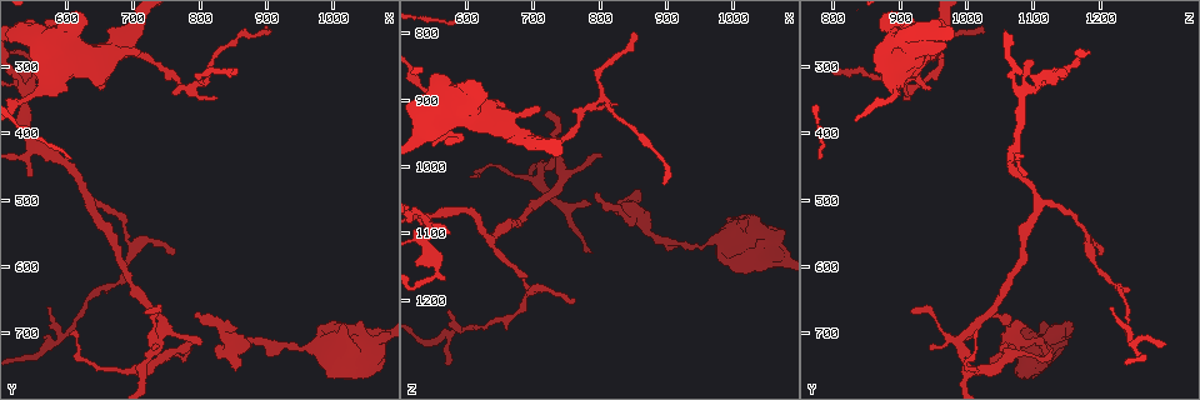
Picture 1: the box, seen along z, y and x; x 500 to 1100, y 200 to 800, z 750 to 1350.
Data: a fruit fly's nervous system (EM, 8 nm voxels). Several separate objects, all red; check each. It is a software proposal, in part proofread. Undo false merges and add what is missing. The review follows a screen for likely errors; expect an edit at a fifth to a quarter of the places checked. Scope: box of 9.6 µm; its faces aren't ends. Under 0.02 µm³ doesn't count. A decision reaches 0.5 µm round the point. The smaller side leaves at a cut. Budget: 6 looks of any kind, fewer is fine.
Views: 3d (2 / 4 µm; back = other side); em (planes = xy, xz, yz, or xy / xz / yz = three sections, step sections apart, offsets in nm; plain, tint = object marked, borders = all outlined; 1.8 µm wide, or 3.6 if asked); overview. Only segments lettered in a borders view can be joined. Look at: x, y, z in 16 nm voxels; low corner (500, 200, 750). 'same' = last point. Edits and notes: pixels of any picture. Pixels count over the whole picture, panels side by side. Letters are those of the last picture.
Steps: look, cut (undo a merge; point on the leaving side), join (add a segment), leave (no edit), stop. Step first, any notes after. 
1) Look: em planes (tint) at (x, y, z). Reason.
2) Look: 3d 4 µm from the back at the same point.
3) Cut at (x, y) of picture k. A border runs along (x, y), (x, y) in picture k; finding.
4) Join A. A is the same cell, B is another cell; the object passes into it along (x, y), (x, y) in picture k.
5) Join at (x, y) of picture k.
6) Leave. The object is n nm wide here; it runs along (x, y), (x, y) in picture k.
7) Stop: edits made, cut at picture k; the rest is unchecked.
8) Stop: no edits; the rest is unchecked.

Look: em planes (tint) at (545, 410, 1075). Three arms meet.

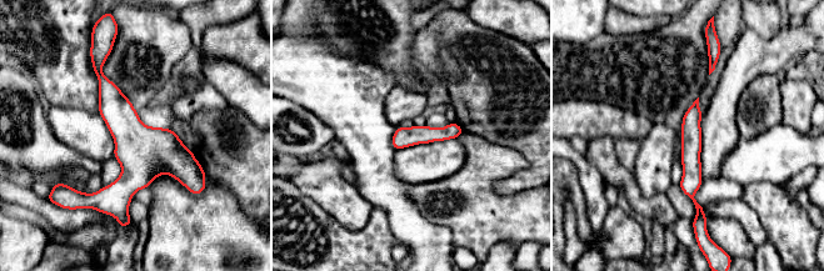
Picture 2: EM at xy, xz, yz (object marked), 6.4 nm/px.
Look: em planes (borders) at the same point.

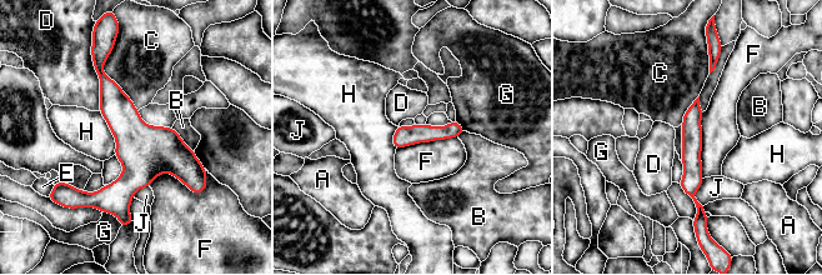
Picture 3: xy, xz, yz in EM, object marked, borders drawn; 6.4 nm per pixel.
Leave. The object is 130 nm wide here; A, B, C, D, E, F, G, H and J are other cells; it runs along (99, 69), (130, 131), (126, 210) in picture 3; all the same cell.

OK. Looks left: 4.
Look: em planes (tint) at (720, 670, 925). An open end.

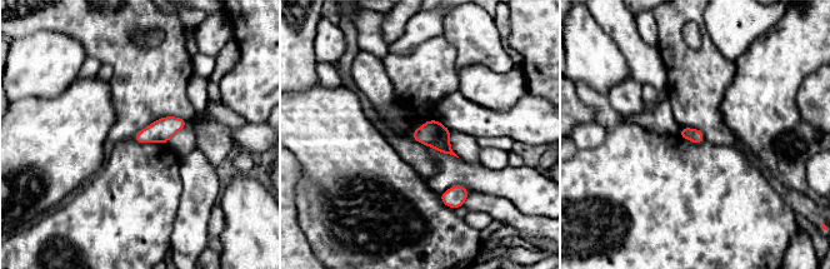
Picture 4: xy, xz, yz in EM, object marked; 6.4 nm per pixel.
Look: em planes (borders) at the same point. See the neighbours.

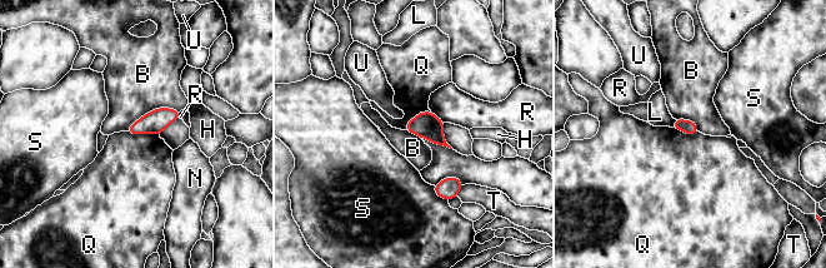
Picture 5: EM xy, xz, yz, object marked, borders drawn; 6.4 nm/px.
Leave. The object is 90 nm wide here; B, H, L, N, Q, R, S, T and U are other cells; a border runs along (128, 130), (134, 134), (159, 135) in picture 5; none of them fits.

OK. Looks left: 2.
Look: em planes (plain) at (795, 670, 1040). An open end.

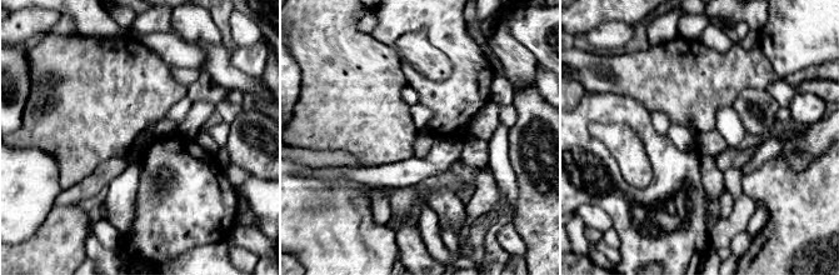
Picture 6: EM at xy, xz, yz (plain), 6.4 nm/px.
Look: em planes (borders) at the same point.

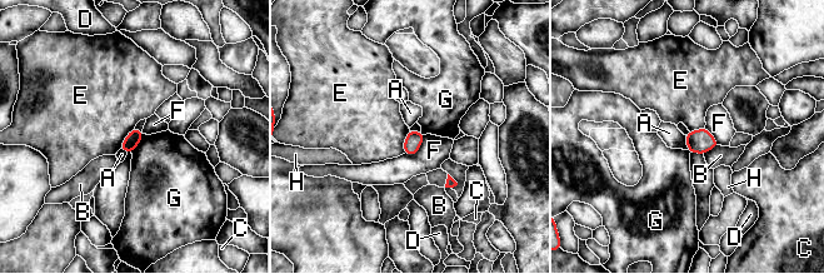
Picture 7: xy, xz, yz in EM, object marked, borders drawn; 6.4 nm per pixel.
Leave. The object is 100 nm wide here; A, B, C, D, E, F, G and H are other cells; a border runs along (409, 129), (404, 140), (403, 153) in picture 7; no lettered segment goes on from it.

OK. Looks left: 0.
Stop: no edits; the rest is unchecked.

